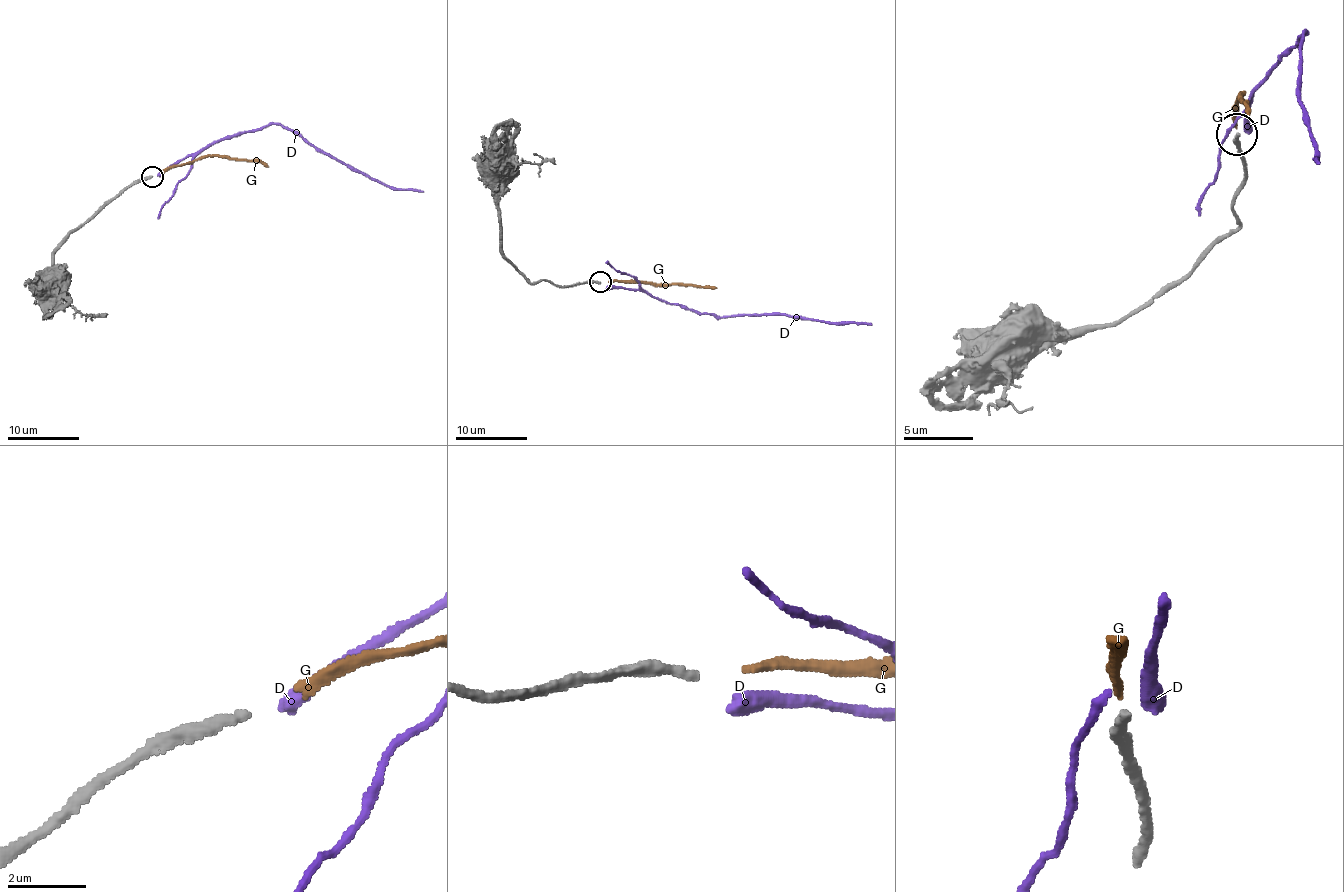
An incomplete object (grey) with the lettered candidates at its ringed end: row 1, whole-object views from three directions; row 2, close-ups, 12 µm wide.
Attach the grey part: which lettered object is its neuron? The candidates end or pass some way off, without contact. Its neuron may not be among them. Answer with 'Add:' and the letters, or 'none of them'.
Add: G

